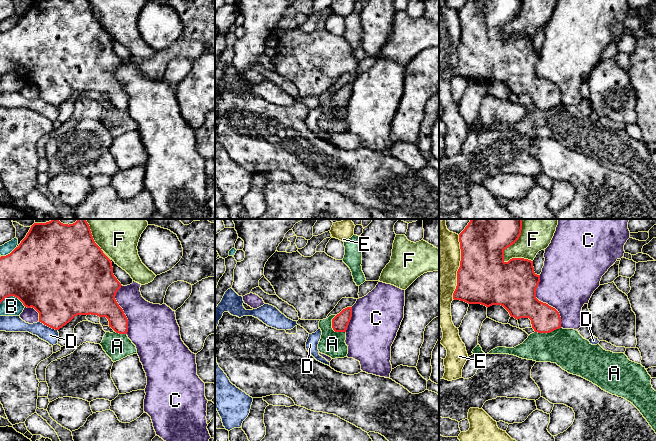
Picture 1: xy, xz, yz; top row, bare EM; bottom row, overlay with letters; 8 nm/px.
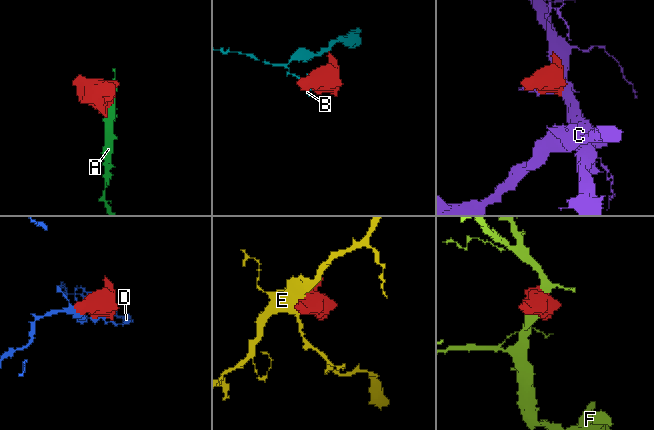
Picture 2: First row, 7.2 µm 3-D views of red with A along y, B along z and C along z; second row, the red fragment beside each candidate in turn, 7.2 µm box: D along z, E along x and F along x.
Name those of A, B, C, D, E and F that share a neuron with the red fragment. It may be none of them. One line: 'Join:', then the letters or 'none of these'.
Join: none of these

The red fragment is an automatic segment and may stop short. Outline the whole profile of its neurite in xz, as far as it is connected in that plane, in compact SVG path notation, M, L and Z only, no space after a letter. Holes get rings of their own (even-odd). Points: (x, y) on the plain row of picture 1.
M352 83L343 85L332 95L332 104L335 108L346 108L352 93Z

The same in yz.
M468 0L465 3L459 10L461 37L453 75L487 84L501 81L517 96L529 94L535 108L550 109L561 104L561 93L555 84L536 74L540 51L534 48L533 37L524 34L504 37L504 26L519 15L521 6L522 0Z

